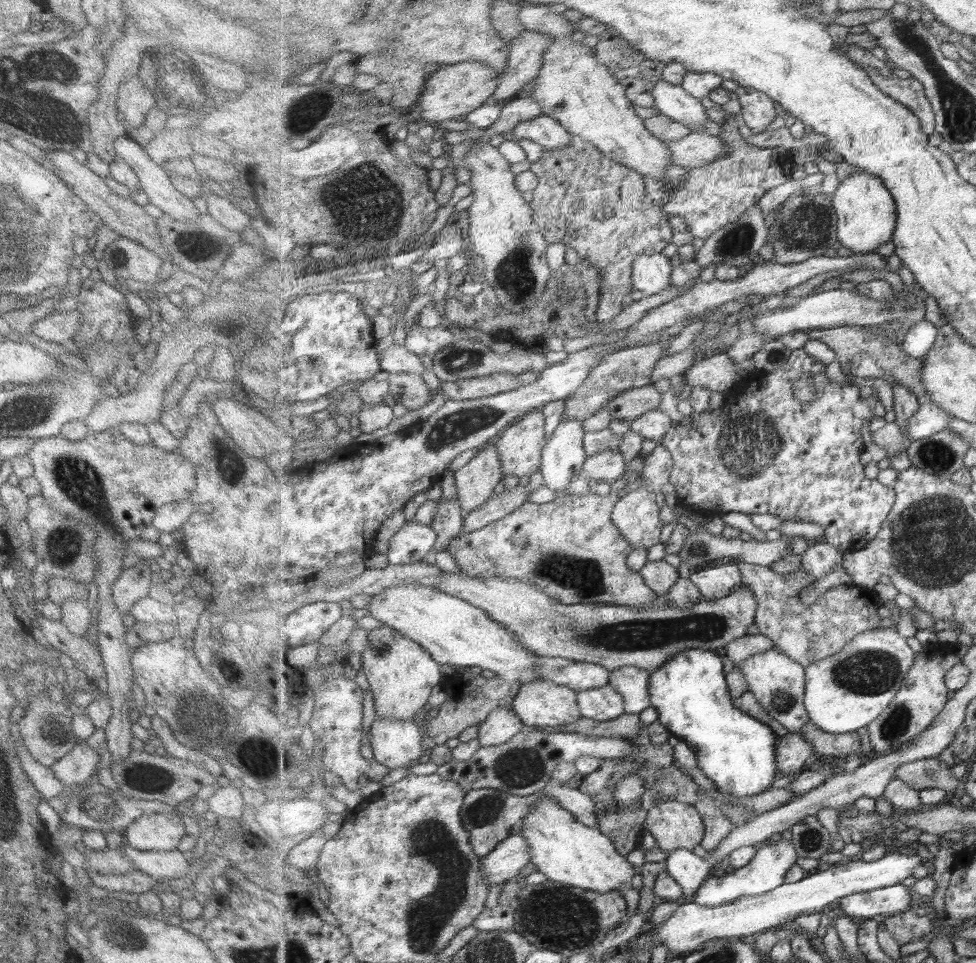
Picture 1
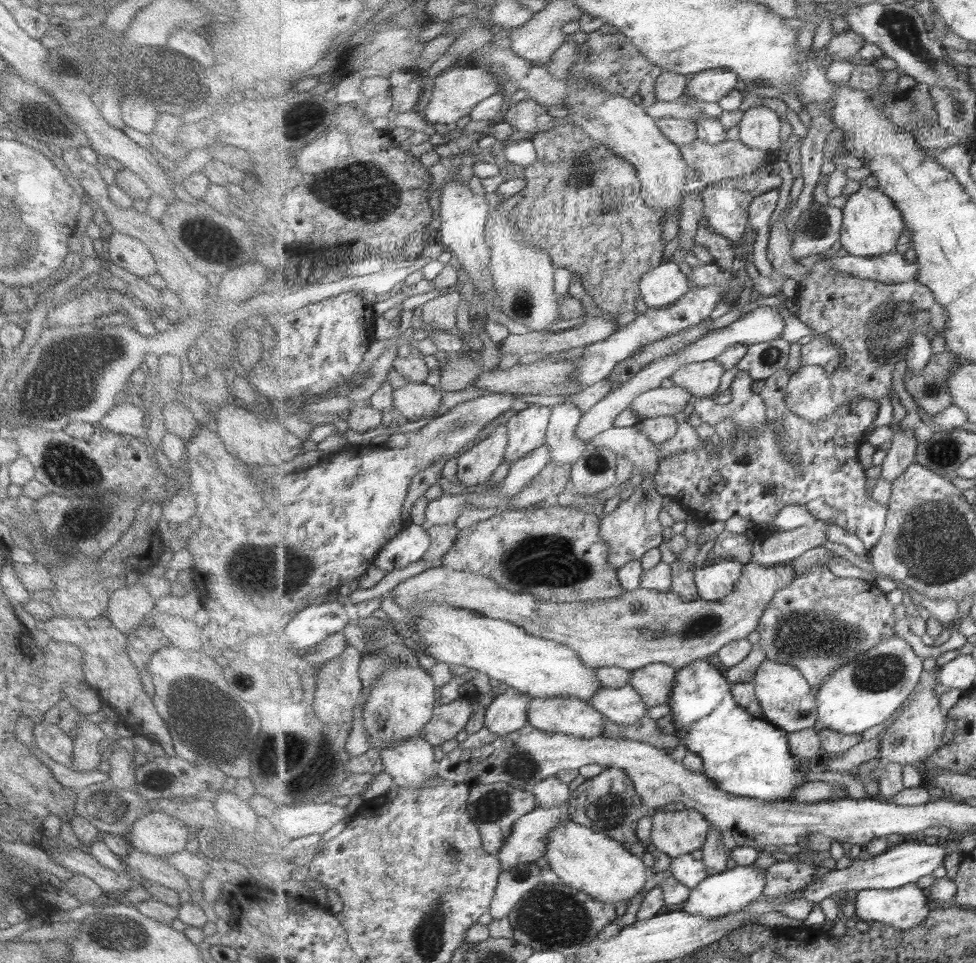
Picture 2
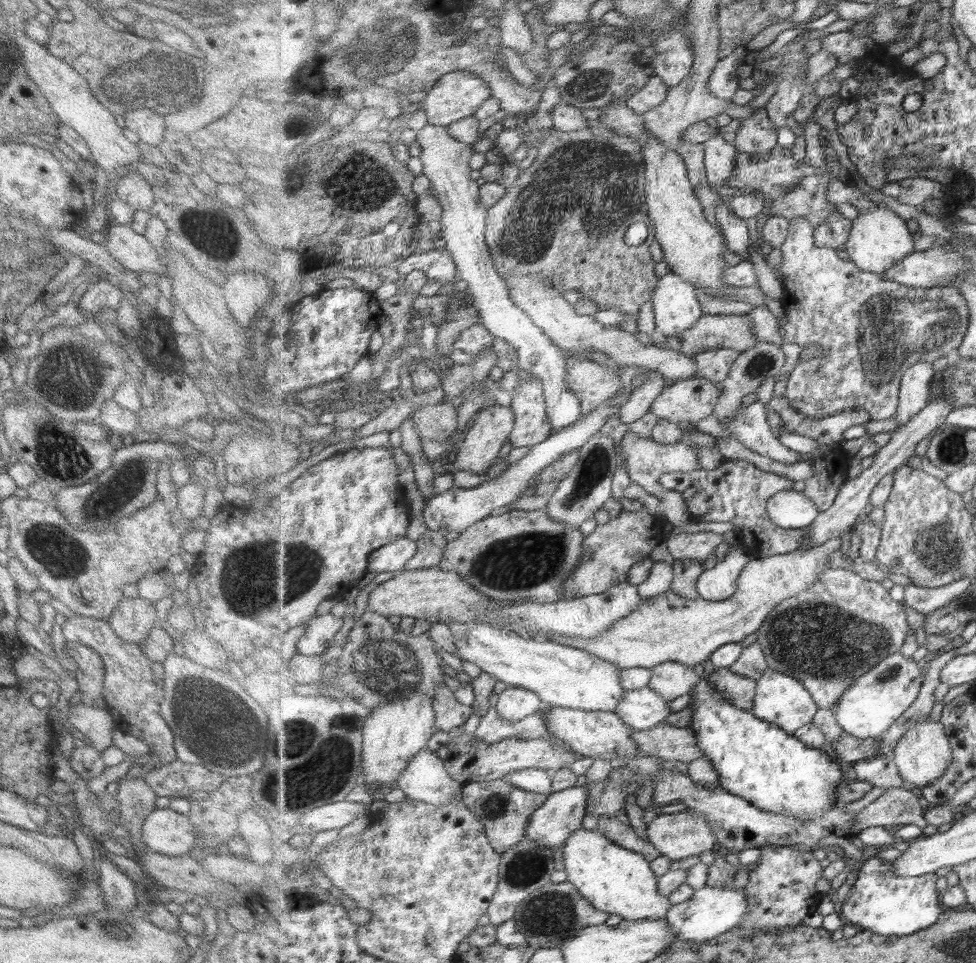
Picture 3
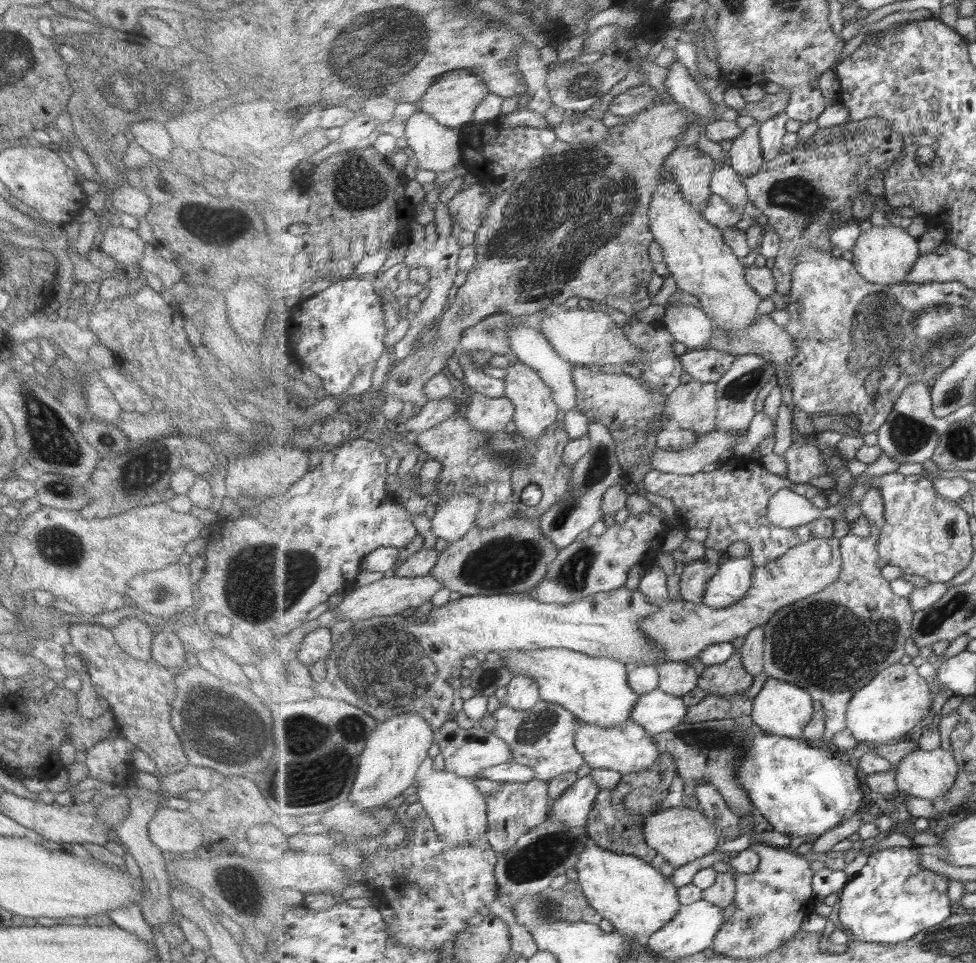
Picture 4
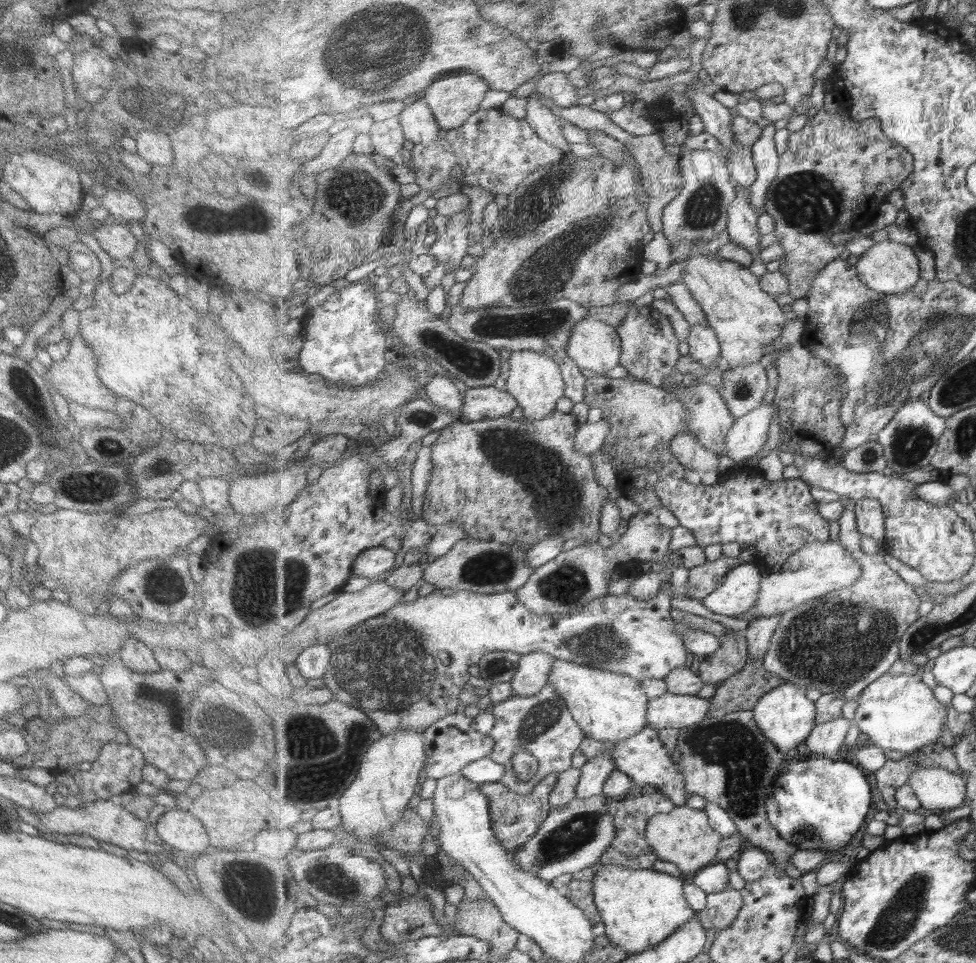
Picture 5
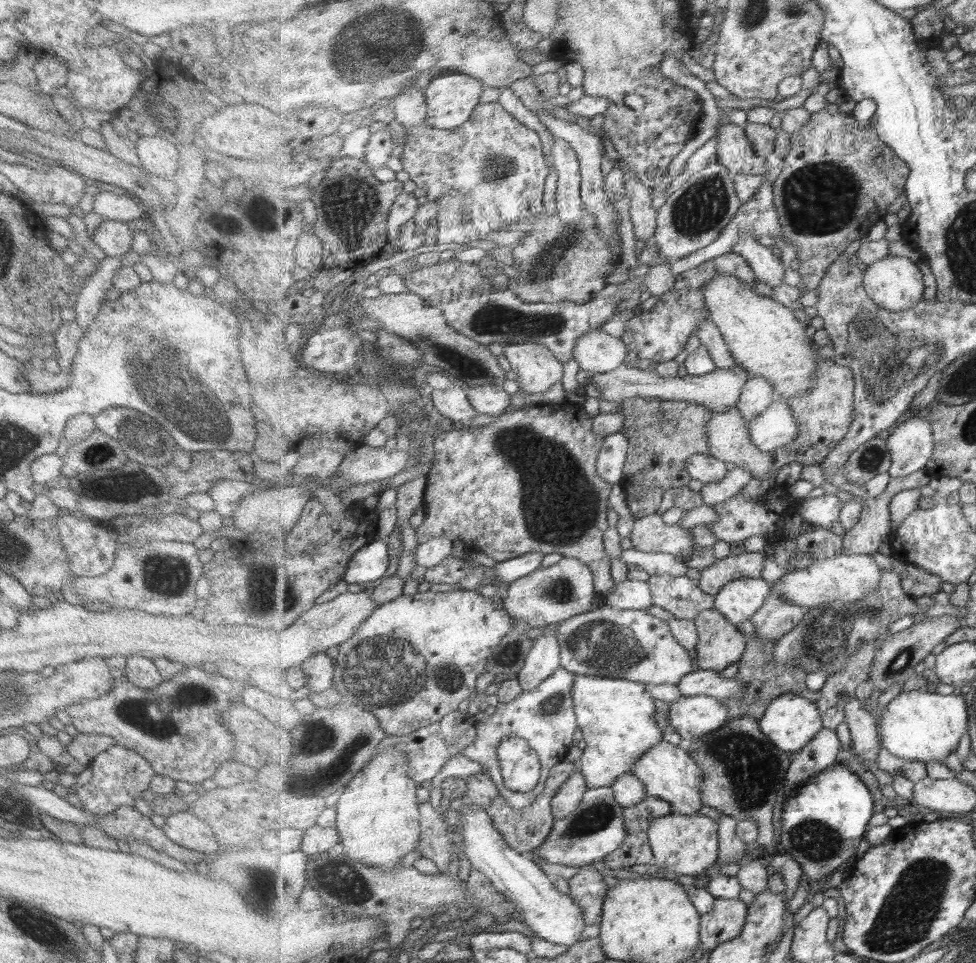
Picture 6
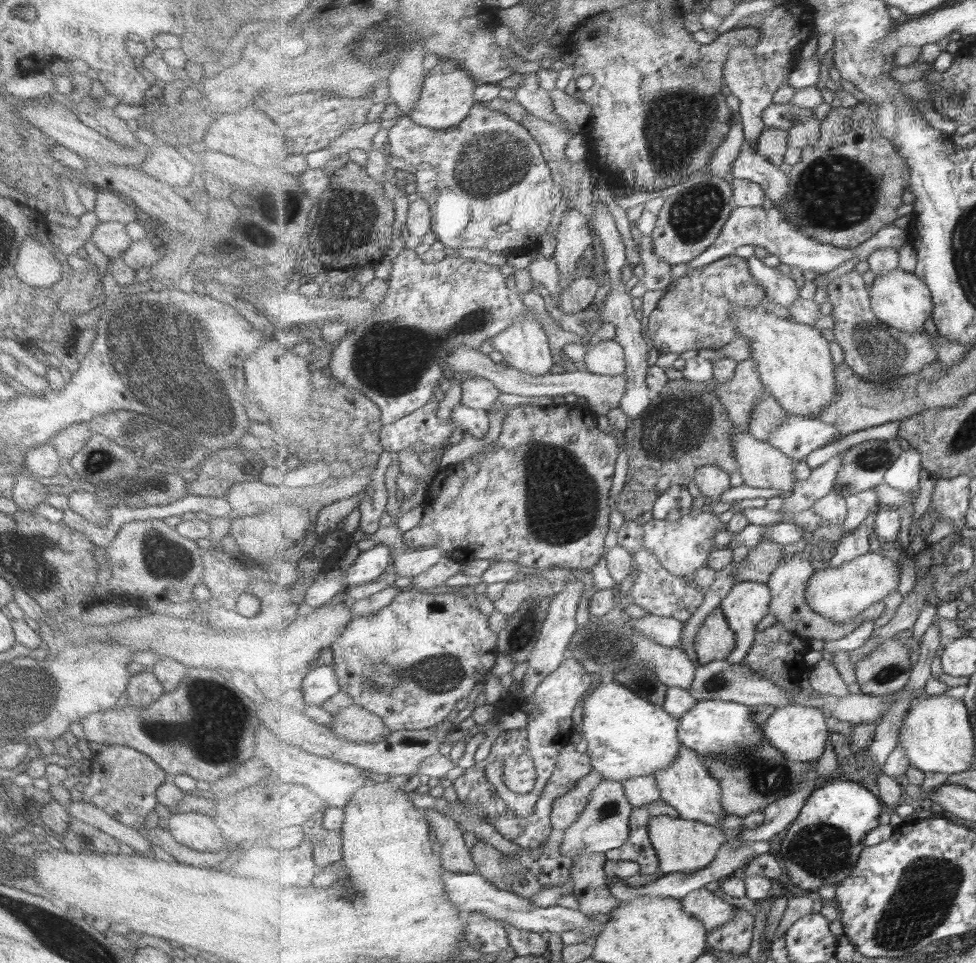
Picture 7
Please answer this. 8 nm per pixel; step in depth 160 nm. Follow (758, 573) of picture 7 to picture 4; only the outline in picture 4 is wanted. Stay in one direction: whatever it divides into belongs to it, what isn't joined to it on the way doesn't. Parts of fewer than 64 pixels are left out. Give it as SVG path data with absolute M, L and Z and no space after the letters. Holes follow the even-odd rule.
M706 561L684 566L679 582L681 599L697 604L703 603L707 583L719 571L719 566L720 562L711 565Z

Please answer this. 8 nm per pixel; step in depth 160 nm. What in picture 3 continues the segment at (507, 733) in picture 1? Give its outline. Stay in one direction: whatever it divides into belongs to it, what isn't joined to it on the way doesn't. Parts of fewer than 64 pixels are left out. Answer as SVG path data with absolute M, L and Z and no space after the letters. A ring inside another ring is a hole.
M507 686L498 697L494 708L504 719L511 722L527 719L546 705L541 697L527 688Z

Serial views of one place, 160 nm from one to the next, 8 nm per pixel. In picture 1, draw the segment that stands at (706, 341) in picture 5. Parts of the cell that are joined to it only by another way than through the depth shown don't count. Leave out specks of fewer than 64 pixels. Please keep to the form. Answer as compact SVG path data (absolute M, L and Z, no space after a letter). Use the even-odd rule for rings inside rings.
M644 254L640 256L634 262L633 278L634 278L634 288L637 290L642 290L644 295L655 296L656 294L661 294L665 292L668 288L673 288L672 272L673 264L671 264L671 257L665 256L665 254Z

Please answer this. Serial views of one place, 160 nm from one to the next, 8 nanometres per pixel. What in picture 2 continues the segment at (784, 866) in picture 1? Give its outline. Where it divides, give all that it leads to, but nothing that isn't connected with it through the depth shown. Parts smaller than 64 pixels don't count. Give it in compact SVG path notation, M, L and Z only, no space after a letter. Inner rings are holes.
M736 865L721 874L708 876L697 888L692 889L687 902L679 906L679 909L684 909L685 912L692 913L693 916L704 916L709 920L747 910L748 905L763 897L768 884L767 871L768 869L757 870L753 865Z

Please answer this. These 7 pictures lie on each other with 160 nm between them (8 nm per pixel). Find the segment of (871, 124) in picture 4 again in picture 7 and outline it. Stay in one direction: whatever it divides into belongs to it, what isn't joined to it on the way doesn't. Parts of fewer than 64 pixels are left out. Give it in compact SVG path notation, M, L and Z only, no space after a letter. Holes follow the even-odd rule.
M863 101L853 108L832 108L825 117L826 139L802 150L801 161L789 173L787 199L779 205L786 219L801 232L825 244L854 249L899 218L903 194L911 185L912 168L896 145L889 138L883 137L881 130L877 128L876 118L875 108Z

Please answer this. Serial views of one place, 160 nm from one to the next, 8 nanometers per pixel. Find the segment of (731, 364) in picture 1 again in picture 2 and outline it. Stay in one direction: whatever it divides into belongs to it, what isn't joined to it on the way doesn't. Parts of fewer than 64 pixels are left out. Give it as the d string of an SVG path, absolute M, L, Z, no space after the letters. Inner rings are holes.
M711 359L681 365L671 376L675 385L681 385L696 397L713 396L721 388L725 374L723 360Z

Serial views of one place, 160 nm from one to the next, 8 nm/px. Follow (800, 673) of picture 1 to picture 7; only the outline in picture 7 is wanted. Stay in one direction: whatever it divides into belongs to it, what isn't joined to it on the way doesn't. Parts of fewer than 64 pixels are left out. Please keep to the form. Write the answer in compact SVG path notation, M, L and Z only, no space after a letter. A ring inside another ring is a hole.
M793 704L777 709L765 722L766 738L777 749L781 749L790 760L811 763L819 760L828 747L830 728L827 717L819 708Z

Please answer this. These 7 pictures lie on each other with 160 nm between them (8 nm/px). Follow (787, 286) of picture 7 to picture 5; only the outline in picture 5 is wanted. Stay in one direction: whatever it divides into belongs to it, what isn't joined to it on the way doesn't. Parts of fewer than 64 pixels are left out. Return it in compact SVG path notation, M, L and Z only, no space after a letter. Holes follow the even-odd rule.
M739 194L729 209L728 236L730 242L740 244L745 250L752 252L754 258L762 255L761 238L757 227L757 218L760 214L755 212L751 204Z

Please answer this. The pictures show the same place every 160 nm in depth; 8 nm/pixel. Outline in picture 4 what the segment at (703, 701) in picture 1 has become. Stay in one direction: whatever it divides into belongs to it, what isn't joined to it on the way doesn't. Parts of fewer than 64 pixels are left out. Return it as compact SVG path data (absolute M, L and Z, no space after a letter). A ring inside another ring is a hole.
M757 724L744 728L742 733L746 738L746 750L736 768L736 780L747 790L753 804L776 832L786 834L790 838L799 836L818 838L833 831L833 828L837 829L849 818L853 818L859 813L859 808L867 804L857 768L853 768L848 761L841 760L832 747L811 747L803 738L775 736L761 730Z

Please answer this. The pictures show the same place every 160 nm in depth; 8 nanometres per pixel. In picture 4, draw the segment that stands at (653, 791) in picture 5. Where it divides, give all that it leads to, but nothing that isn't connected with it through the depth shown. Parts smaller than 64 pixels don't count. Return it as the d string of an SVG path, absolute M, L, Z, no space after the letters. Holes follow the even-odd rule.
M650 768L643 772L631 772L624 774L617 788L600 791L596 798L593 810L589 815L589 821L586 824L587 832L591 839L605 849L611 852L625 853L626 855L635 855L641 857L641 860L649 863L659 854L654 848L649 846L644 835L645 819L643 815L635 814L625 802L626 796L637 790L641 786L657 786L661 782L661 774L656 768Z

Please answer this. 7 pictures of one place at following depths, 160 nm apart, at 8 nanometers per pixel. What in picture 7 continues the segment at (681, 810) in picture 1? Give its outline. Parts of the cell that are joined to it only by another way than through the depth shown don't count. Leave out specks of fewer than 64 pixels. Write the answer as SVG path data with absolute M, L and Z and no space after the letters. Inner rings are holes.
M672 816L654 817L649 824L649 834L660 857L660 870L664 874L691 874L707 868L728 839L728 833L721 827Z

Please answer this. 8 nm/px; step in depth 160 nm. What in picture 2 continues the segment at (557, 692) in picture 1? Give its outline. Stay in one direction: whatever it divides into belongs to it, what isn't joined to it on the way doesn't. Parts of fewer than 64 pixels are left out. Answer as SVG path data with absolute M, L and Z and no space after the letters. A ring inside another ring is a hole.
M531 698L529 724L543 732L563 733L575 738L604 736L608 718L580 698Z

